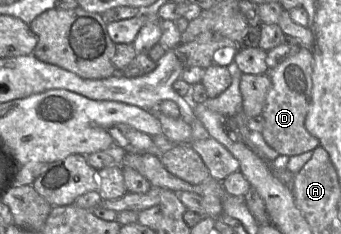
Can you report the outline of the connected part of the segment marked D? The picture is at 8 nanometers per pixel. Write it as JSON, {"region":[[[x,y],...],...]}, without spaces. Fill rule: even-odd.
{"region":[[[300,46],[296,55],[269,69],[271,88],[266,96],[261,115],[264,127],[261,134],[267,144],[281,155],[295,156],[313,151],[319,140],[305,128],[305,118],[312,99],[313,54],[311,49]]]}

